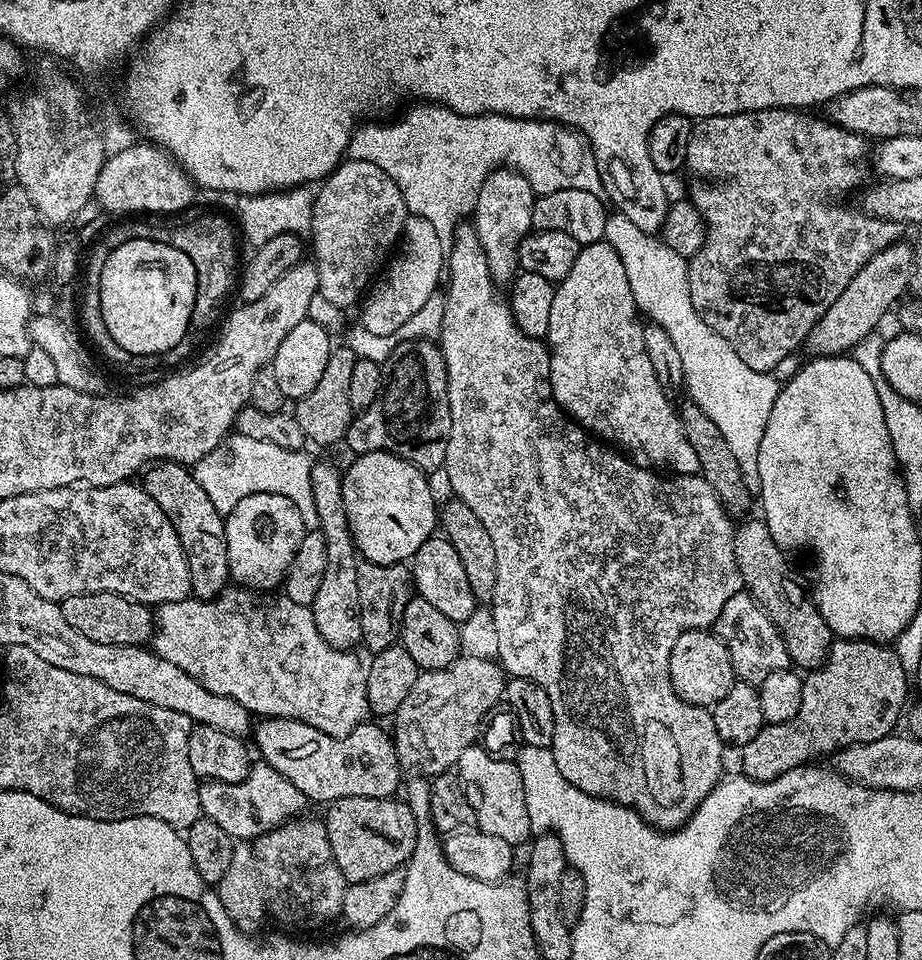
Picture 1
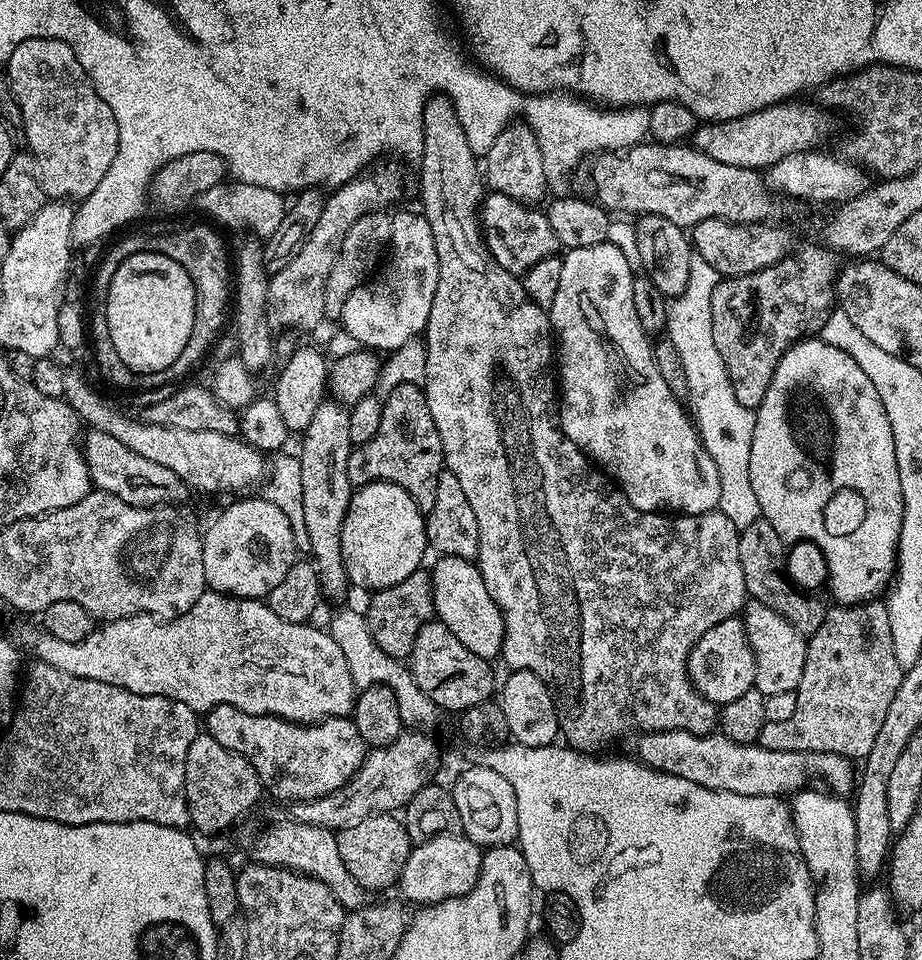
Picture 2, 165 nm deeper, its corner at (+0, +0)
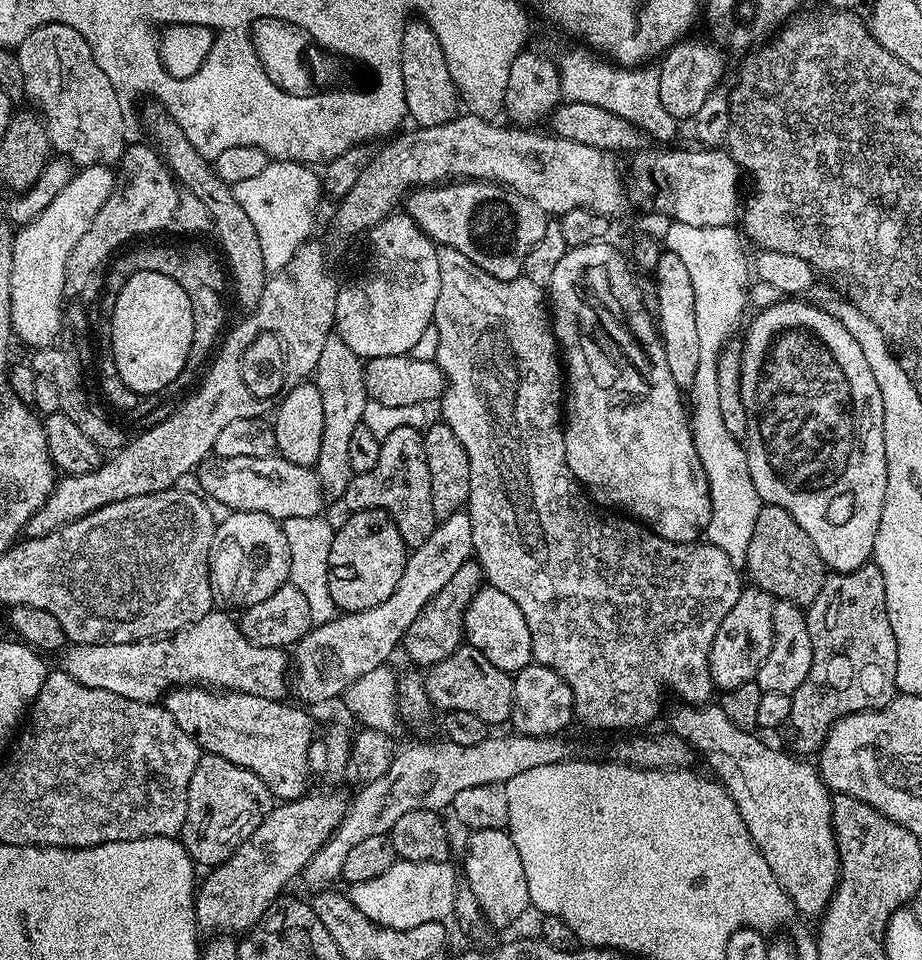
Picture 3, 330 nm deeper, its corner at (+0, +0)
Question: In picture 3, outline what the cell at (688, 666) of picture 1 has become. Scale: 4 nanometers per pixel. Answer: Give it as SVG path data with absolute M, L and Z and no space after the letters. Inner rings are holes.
M748 586L741 591L738 602L730 606L730 614L722 618L708 655L710 678L717 689L737 688L755 681L758 670L766 662L766 654L770 654L775 605L776 601L766 590Z

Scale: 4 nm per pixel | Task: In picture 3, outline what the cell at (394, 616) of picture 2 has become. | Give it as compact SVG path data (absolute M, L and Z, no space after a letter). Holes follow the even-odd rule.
M468 559L464 565L455 571L454 576L438 594L434 594L428 605L410 622L410 630L406 630L402 641L402 652L413 660L415 667L427 670L432 665L442 662L442 658L450 658L454 650L458 650L465 643L464 615L470 602L485 583L484 569L475 559Z

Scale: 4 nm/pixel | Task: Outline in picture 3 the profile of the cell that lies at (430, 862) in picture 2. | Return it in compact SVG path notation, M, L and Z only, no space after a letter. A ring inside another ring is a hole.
M397 859L395 864L391 864L386 870L382 870L382 874L378 874L378 878L370 878L370 882L358 882L351 885L347 889L346 895L354 902L354 906L358 906L358 910L362 910L362 914L366 914L366 918L370 918L374 923L381 924L383 928L393 928L394 930L410 930L422 926L422 922L434 922L435 920L444 922L454 913L454 902L458 891L458 883L456 884L456 876L458 880L458 872L451 868L448 860L431 860L430 862L410 862L409 860Z

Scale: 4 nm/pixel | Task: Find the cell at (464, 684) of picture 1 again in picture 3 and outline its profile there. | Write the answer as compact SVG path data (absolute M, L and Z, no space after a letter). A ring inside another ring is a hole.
M332 792L329 796L312 796L305 794L296 800L280 802L273 807L272 812L250 834L246 842L236 848L236 852L225 864L215 865L208 877L203 877L196 893L196 923L201 929L217 928L220 934L244 934L259 924L270 905L281 895L280 892L292 879L303 873L304 867L322 850L322 846L338 830L344 821L350 803L349 797L344 797L340 792Z

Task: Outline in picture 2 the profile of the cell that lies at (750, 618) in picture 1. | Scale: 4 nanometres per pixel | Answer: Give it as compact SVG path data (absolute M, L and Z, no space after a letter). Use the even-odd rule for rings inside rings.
M749 599L745 603L742 619L746 626L748 641L754 650L756 689L765 697L795 692L798 682L802 682L802 670L806 666L808 642L805 636L786 618L782 618L782 614L770 610L770 606L754 599Z

